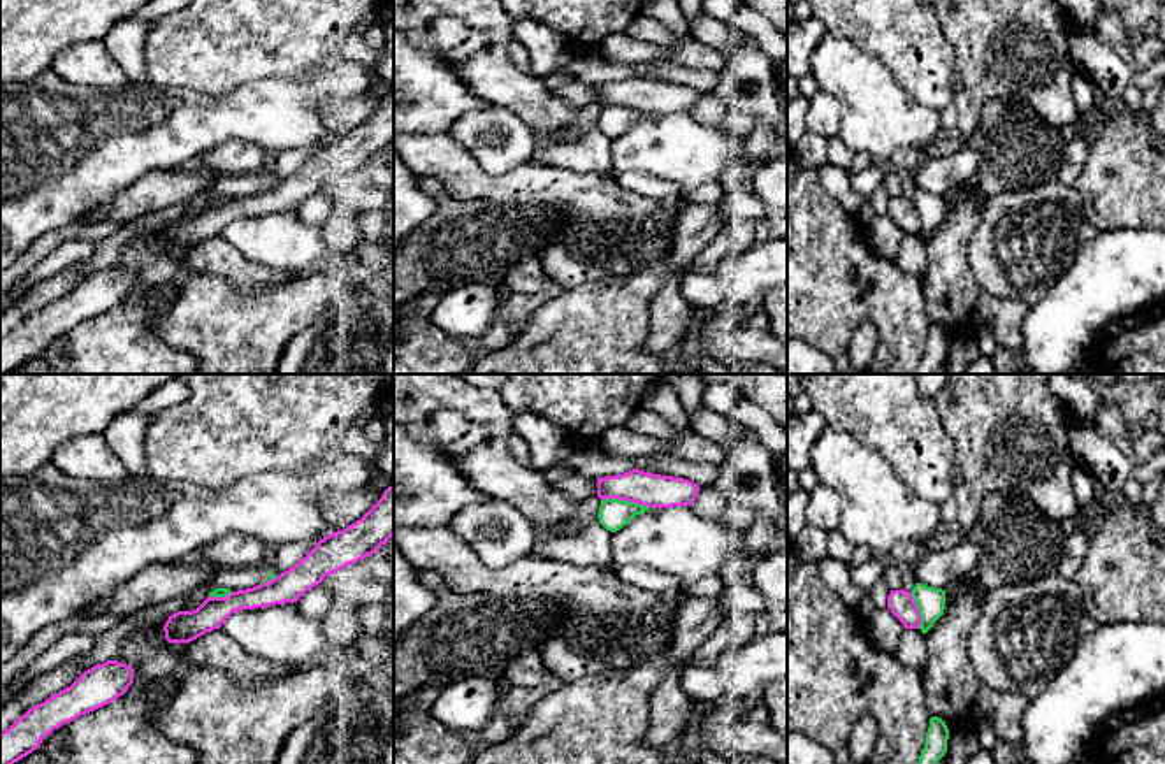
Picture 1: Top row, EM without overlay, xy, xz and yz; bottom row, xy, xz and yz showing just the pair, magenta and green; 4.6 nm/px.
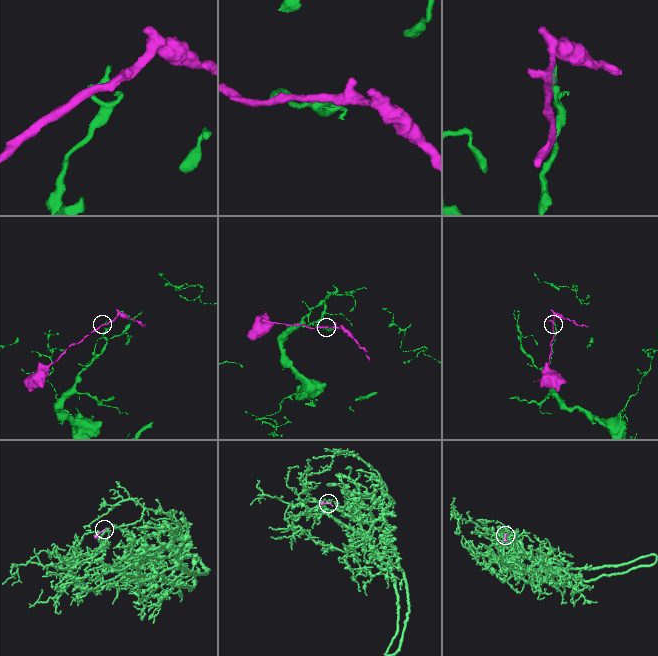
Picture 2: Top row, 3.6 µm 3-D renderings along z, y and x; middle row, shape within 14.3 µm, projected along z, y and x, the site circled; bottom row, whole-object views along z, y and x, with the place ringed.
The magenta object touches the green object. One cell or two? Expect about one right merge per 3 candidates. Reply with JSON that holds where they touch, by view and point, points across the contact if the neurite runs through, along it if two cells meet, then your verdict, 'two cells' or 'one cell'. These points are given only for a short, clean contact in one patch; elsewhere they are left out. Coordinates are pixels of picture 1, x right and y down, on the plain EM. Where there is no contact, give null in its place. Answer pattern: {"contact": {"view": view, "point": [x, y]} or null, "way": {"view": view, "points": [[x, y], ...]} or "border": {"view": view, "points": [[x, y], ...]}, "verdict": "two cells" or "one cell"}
{"contact": {"view": "xz", "point": [626, 106]}, "border": {"view": "xz", "points": [[601, 106], [626, 106], [649, 115]]}, "verdict": "two cells"}

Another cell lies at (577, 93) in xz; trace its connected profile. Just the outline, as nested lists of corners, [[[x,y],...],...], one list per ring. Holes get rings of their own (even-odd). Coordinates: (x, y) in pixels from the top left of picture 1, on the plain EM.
[[[568,81],[555,88],[554,95],[575,107],[583,107],[590,102],[597,102],[597,86],[578,81]]]

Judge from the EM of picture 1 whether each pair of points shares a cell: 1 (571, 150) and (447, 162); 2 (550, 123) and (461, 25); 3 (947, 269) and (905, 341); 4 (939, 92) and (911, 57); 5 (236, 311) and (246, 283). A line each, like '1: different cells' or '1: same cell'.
1: different cells
2: same cell
3: different cells
4: same cell
5: different cells

